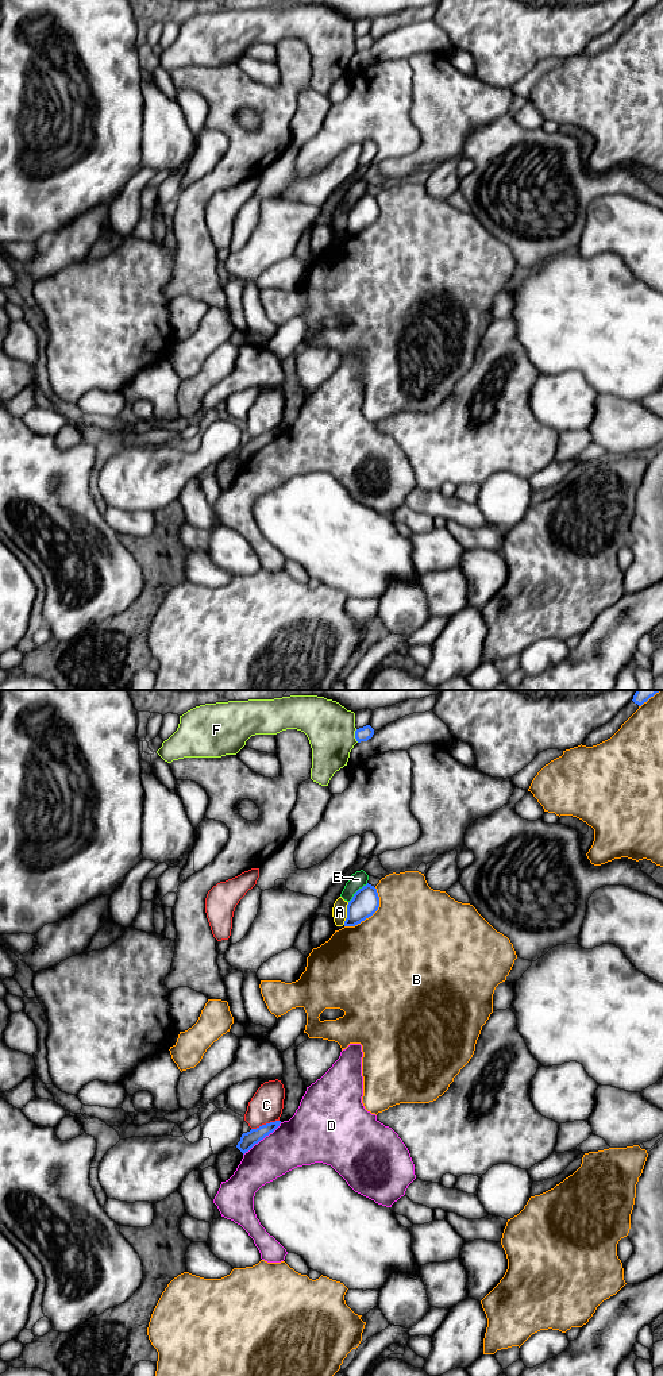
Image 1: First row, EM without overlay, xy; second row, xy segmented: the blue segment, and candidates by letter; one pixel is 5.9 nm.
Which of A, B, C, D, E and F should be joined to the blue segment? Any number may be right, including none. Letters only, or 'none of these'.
none of these

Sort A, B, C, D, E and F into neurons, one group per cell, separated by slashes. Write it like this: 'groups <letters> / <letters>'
groups A E / B / C / D / F

